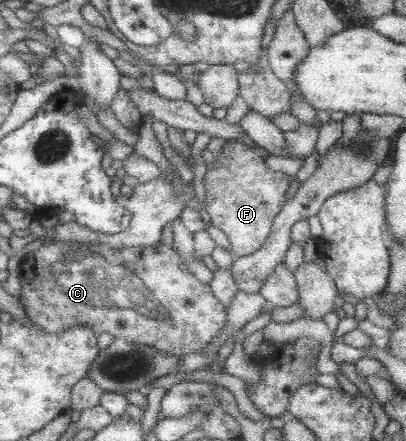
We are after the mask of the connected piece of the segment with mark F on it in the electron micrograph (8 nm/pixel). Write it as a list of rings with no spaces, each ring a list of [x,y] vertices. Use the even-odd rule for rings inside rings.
[[[226,140],[221,156],[205,177],[207,210],[213,225],[225,233],[234,257],[251,255],[270,237],[274,219],[282,210],[292,177],[269,170],[265,158],[237,140]]]

